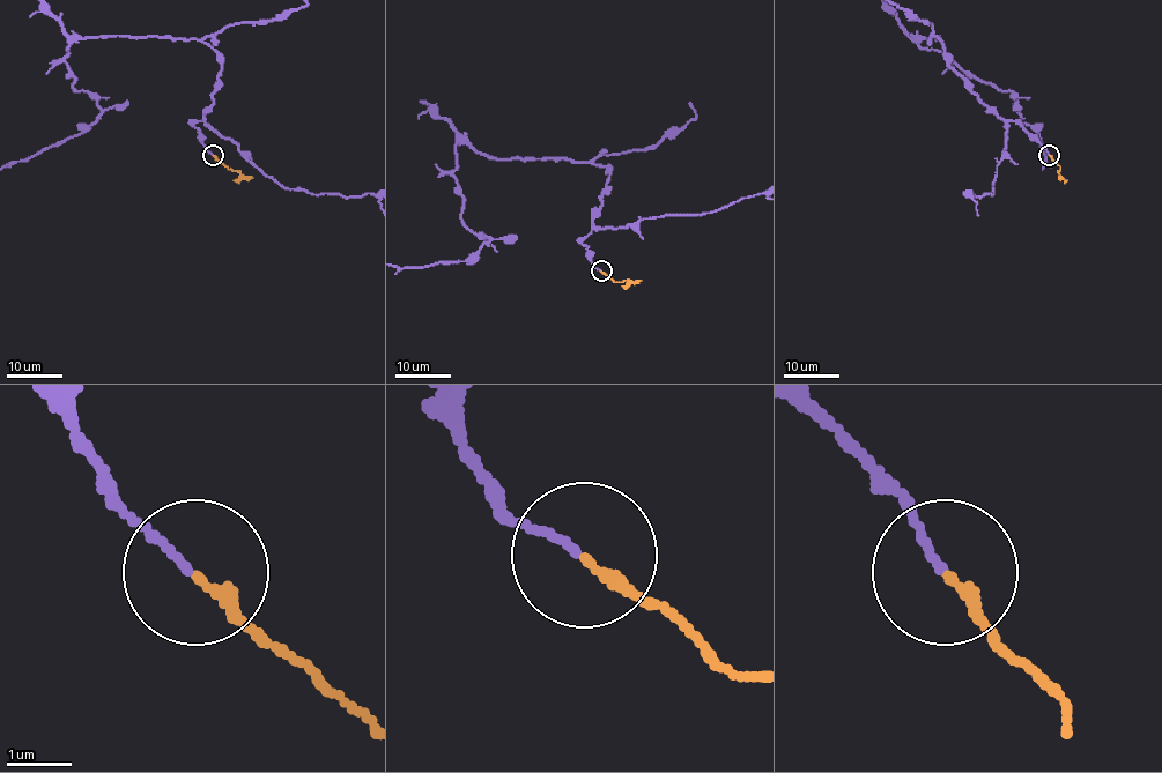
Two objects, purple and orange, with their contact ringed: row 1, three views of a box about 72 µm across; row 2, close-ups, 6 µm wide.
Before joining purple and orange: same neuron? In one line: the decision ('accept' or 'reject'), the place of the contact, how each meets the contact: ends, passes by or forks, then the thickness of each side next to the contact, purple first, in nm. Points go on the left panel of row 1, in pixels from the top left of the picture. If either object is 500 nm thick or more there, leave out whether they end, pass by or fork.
accept; at (213, 155); purple ends there; orange ends there; 100 nm thick on the purple side, 170 nm on the other

